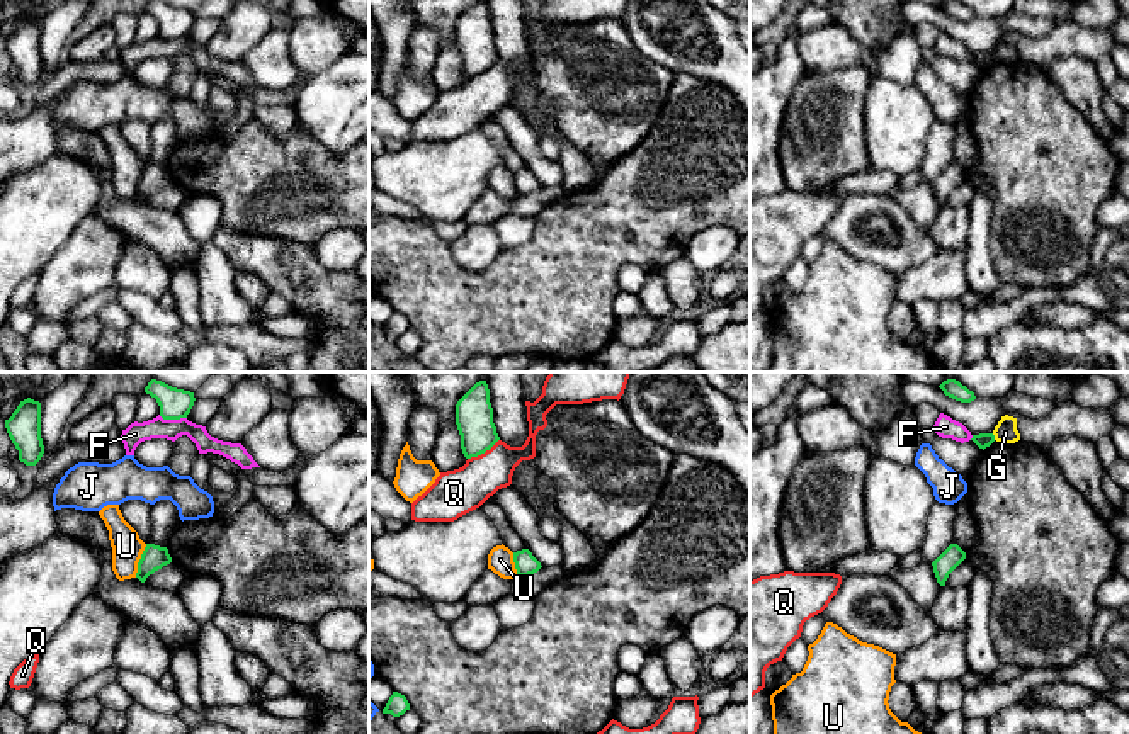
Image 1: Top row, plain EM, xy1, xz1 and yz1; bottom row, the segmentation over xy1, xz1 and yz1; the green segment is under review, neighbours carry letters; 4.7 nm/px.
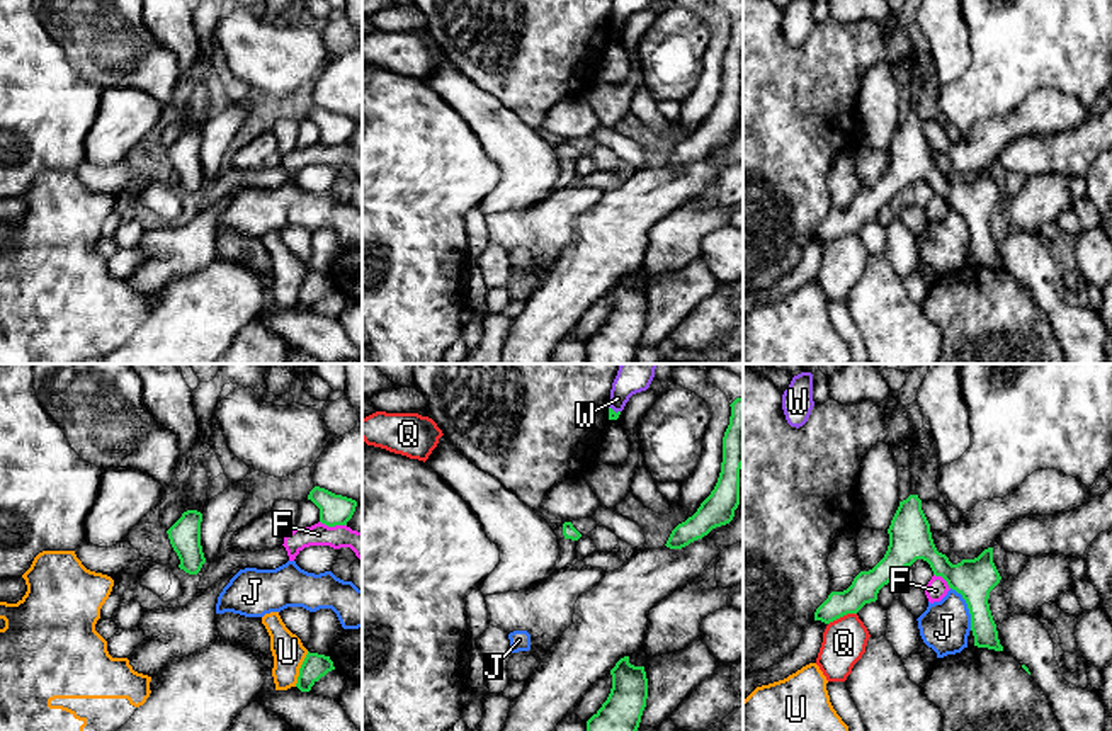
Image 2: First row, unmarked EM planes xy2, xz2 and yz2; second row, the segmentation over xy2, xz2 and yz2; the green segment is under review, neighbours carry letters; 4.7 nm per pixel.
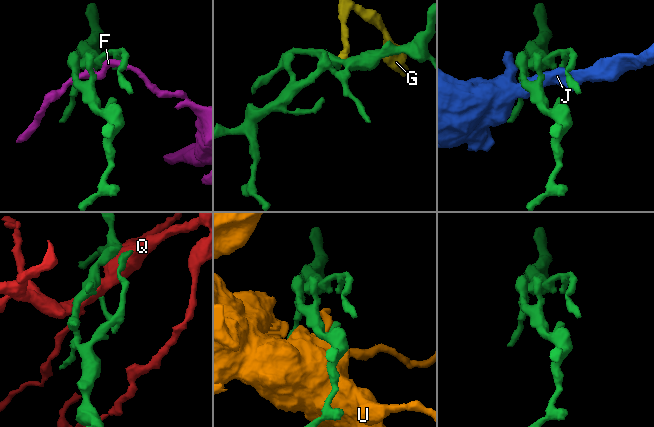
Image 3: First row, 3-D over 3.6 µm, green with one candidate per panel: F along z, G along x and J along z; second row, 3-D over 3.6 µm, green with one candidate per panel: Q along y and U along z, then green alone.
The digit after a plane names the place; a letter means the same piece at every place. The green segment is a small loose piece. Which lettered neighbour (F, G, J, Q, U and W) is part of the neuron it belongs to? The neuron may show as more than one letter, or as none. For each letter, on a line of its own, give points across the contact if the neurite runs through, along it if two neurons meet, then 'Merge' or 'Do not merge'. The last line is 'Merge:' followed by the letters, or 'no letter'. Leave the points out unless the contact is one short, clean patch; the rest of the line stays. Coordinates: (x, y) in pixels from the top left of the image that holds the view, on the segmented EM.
F: Do not merge
G: Boundary: yz1 (992, 434), (995, 439). Do not merge
J: Boundary: yz2 (951, 587), (966, 604), (971, 629). Do not merge
Q: Do not merge
U: Do not merge
W: Boundary: xz2 (609, 407), (619, 412). Do not merge
Merge: no letter

